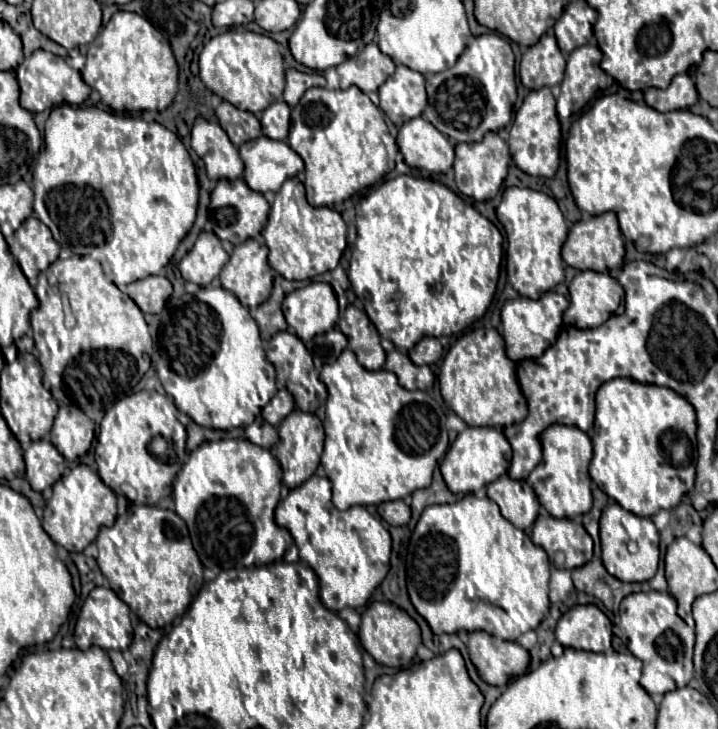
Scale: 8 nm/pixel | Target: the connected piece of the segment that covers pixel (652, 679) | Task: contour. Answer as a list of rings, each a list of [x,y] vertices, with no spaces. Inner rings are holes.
[[[651,590],[629,594],[620,604],[619,615],[612,632],[643,662],[641,686],[649,694],[665,694],[675,688],[687,686],[693,678],[691,656],[695,644],[695,630],[677,616],[677,602],[669,596],[669,592]]]

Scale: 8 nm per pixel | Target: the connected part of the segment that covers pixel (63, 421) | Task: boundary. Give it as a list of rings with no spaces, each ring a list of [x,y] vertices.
[[[61,406],[51,428],[53,446],[67,458],[83,456],[95,438],[95,424],[79,410],[79,406]]]

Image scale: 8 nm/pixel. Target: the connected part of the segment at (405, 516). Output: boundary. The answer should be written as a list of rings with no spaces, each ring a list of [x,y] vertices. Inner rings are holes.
[[[393,500],[393,502],[383,502],[379,506],[379,514],[389,526],[403,526],[411,518],[411,508],[403,500]]]

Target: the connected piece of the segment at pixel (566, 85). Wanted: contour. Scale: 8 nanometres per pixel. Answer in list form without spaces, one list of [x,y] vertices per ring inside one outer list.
[[[589,44],[569,54],[561,96],[557,100],[557,114],[561,118],[571,118],[581,112],[597,92],[607,88],[607,74],[599,66],[601,58],[601,50]]]

